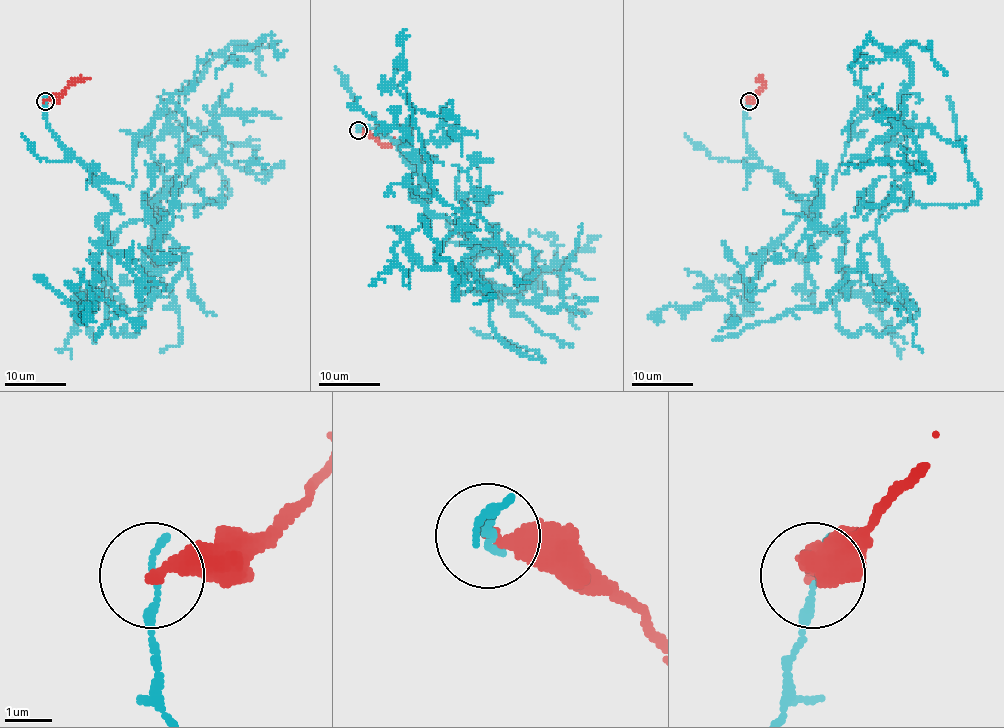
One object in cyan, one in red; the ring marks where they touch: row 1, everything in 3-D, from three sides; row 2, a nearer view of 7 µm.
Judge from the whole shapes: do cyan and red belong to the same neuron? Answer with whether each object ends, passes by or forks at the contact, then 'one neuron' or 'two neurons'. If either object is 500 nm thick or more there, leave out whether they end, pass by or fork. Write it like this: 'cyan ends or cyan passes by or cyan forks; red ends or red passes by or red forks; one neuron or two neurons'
cyan ends; red ends; two neurons

